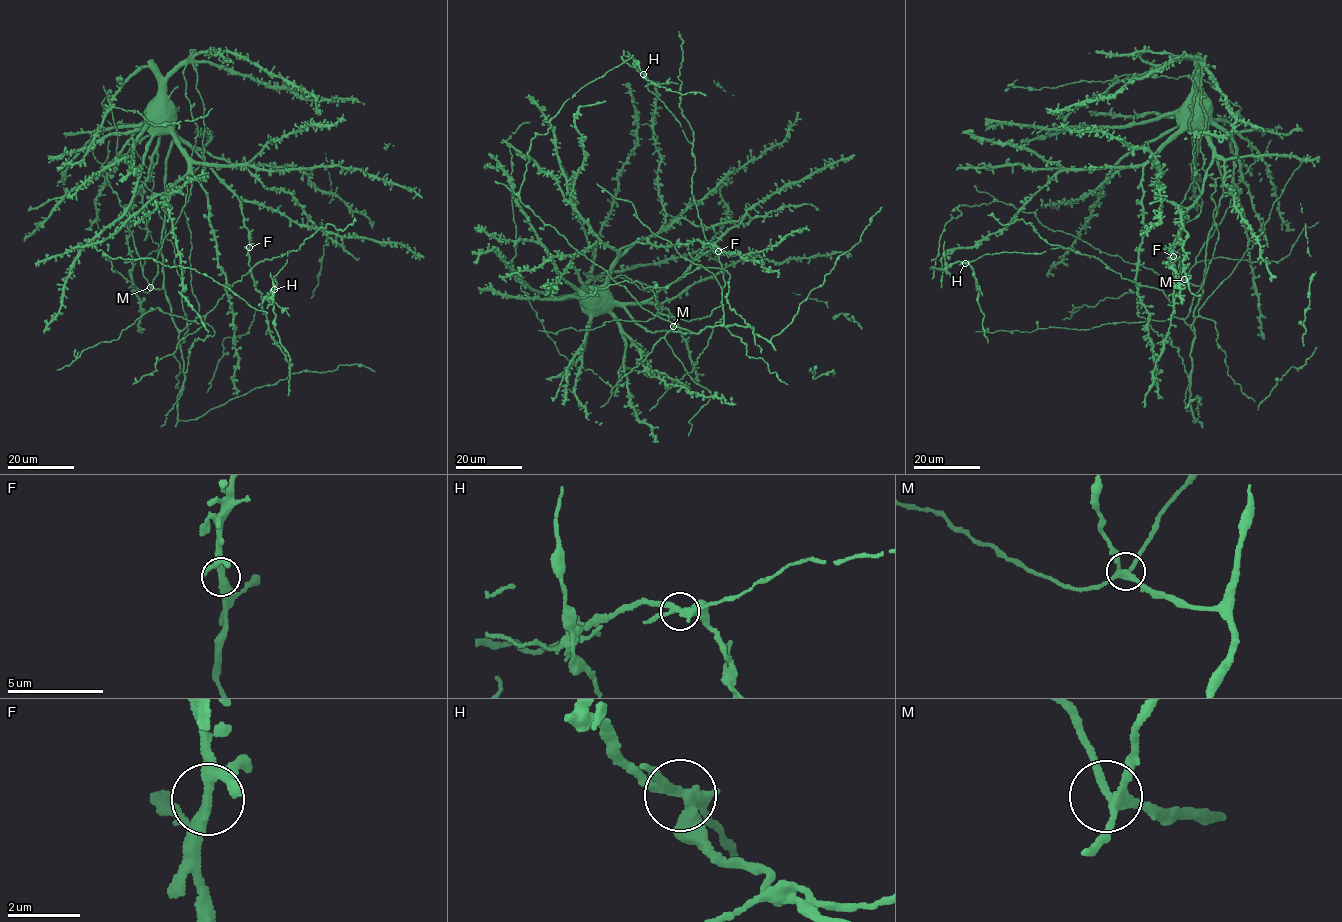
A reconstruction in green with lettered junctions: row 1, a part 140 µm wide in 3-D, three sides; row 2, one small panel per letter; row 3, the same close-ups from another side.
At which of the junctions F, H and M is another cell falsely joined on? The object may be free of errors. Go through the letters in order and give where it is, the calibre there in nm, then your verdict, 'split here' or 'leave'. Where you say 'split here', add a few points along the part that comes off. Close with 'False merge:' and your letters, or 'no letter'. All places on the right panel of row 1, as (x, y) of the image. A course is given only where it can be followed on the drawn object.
F: (1173, 256) | 280 nm | leave
H: (965, 263) | 300 nm | split here | (964, 263), (973, 270), (988, 343)
M: (1184, 279) | 280 nm | leave
False merge: H

